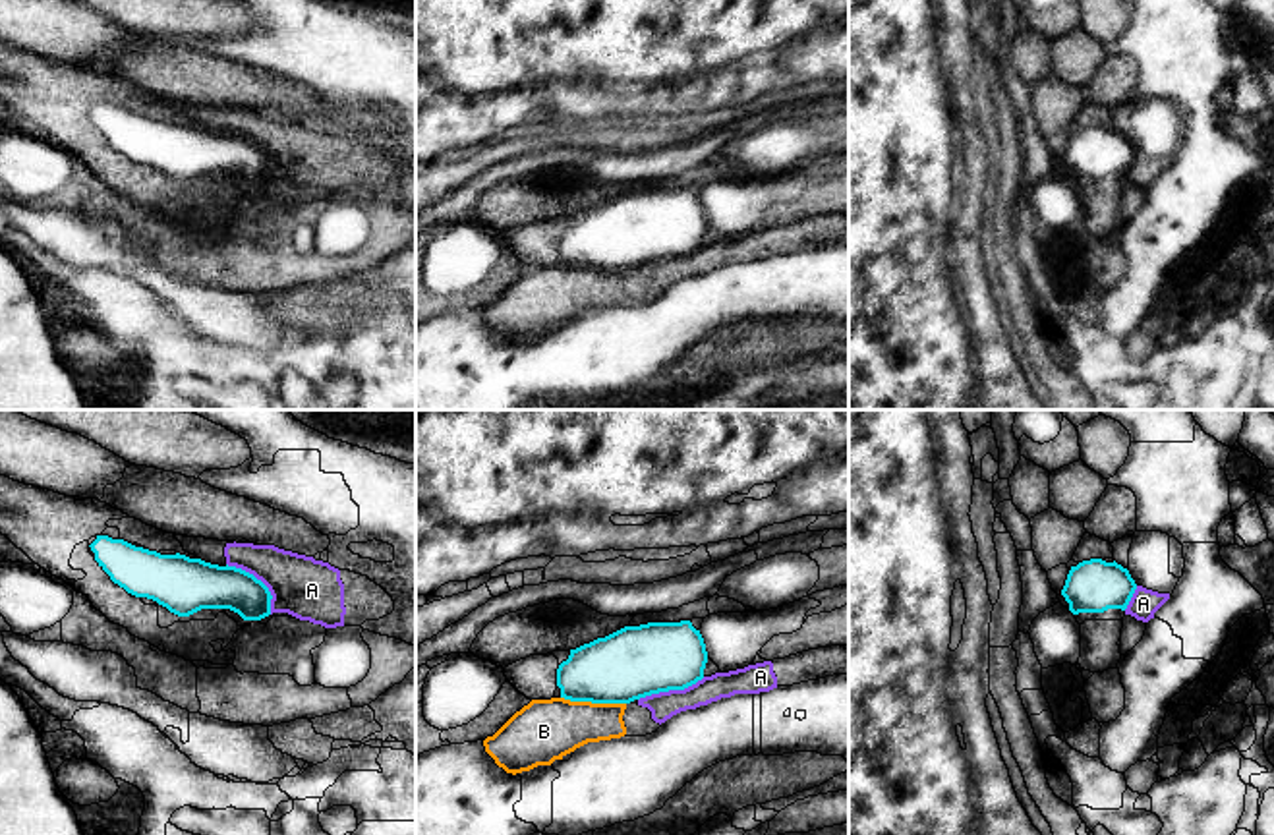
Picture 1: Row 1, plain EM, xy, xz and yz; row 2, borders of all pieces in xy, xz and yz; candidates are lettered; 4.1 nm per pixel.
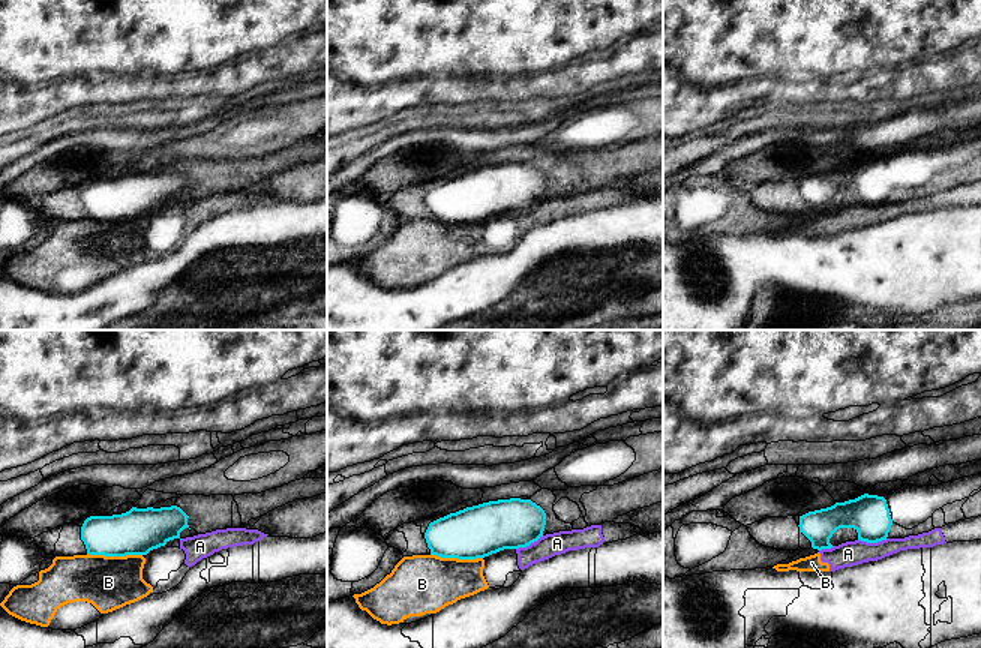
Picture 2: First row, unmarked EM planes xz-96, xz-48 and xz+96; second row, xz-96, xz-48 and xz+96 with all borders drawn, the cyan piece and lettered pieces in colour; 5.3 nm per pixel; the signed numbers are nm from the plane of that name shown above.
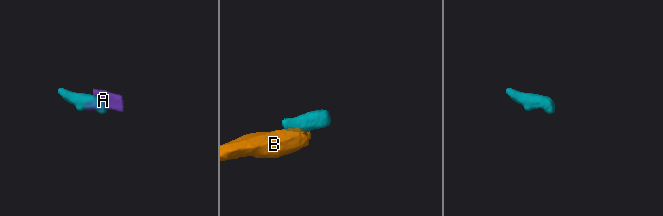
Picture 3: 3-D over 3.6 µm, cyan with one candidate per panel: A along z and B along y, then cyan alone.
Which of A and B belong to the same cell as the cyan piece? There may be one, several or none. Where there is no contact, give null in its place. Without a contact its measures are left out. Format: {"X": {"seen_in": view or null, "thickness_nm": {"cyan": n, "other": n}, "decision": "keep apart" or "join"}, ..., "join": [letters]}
{"A": {"seen_in": "xy", "thickness_nm": {"cyan": 200, "other": 260}, "decision": "keep apart"}, "B": {"seen_in": "xz", "thickness_nm": {"cyan": 300, "other": 260}, "decision": "keep apart"}, "join": []}

